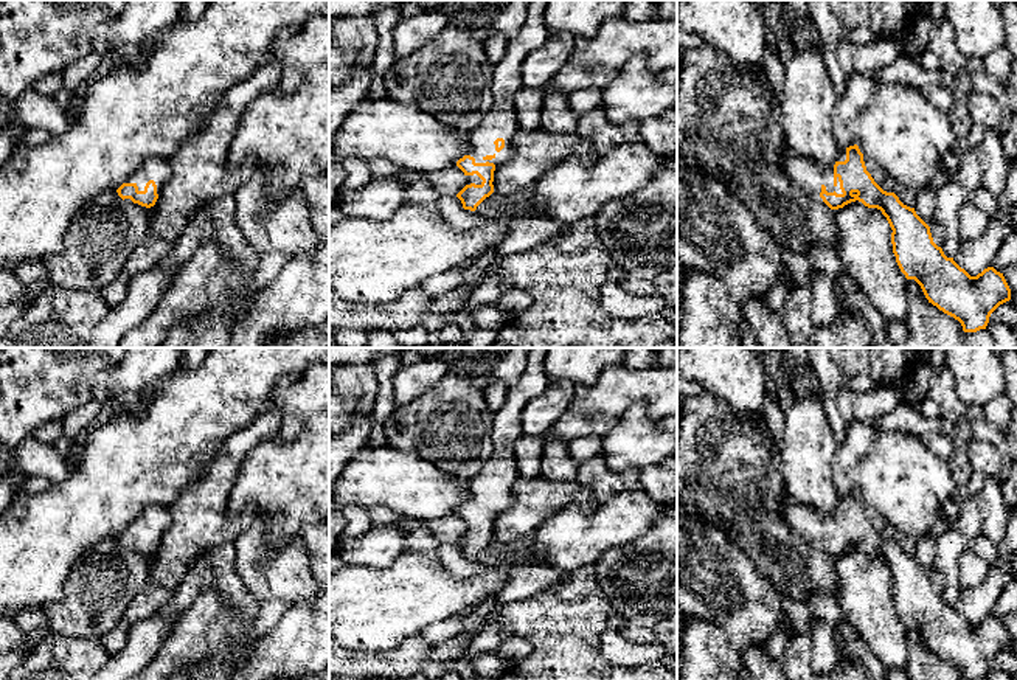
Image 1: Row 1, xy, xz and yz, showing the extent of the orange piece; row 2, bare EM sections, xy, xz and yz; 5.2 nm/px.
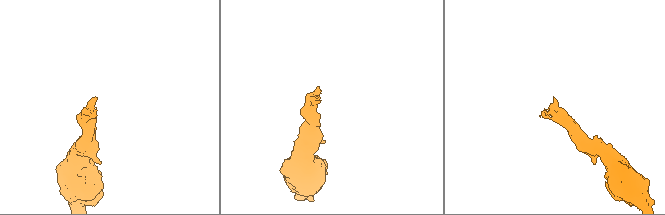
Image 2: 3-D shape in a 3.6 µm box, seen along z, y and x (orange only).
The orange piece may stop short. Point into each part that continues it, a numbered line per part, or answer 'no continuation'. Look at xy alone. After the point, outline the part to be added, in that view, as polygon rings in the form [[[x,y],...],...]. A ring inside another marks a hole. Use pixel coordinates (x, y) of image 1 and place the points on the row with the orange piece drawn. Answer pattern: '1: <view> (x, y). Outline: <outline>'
1: xy (154, 168). Outline: [[[149,157],[138,165],[138,168],[126,179],[124,183],[135,183],[138,191],[144,191],[146,183],[154,180],[157,185],[157,194],[160,194],[169,175],[171,168],[168,158]]]

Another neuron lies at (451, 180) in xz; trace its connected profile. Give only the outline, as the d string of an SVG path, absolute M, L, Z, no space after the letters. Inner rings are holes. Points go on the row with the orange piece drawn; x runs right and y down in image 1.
M456 165L425 172L422 179L439 194L456 196L466 186L466 175Z

